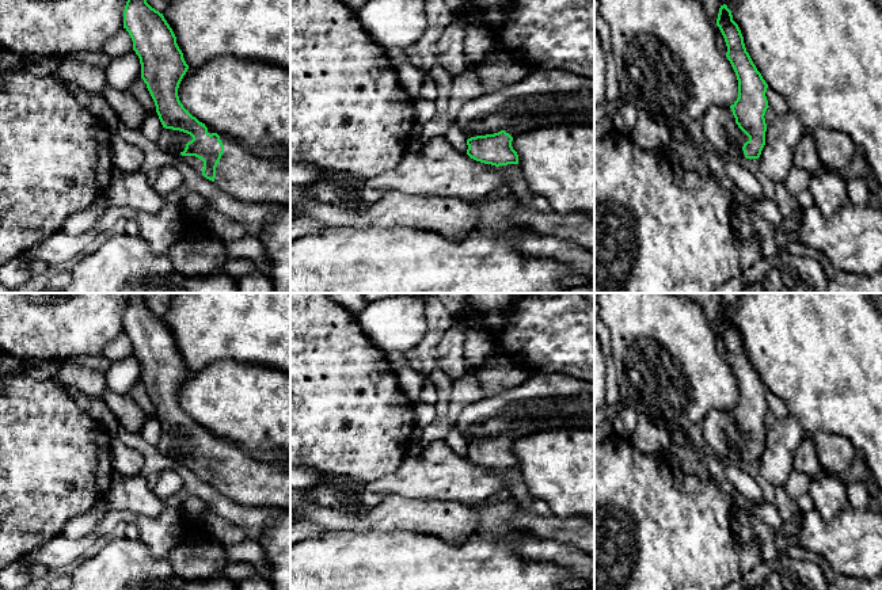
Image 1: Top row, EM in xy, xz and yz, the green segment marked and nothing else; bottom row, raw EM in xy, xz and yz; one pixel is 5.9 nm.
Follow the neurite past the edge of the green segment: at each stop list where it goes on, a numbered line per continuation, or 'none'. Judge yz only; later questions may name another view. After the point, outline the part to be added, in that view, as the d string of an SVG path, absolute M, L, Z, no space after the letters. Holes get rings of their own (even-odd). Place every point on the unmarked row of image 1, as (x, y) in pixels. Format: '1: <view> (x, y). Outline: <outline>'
1: yz (718, 427). Outline: M711 411L702 422L706 442L726 464L745 461L742 450L749 441L738 431L730 411Z

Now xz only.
1: xz (546, 400). Outline: M536 373L499 396L464 407L455 426L467 444L501 434L516 441L551 429L594 429L594 384Z

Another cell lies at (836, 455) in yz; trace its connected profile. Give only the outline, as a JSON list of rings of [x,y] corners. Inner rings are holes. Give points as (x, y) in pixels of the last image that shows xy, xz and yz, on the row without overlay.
[[[816,433],[811,438],[822,469],[840,477],[851,471],[858,450],[848,438],[830,433]]]

